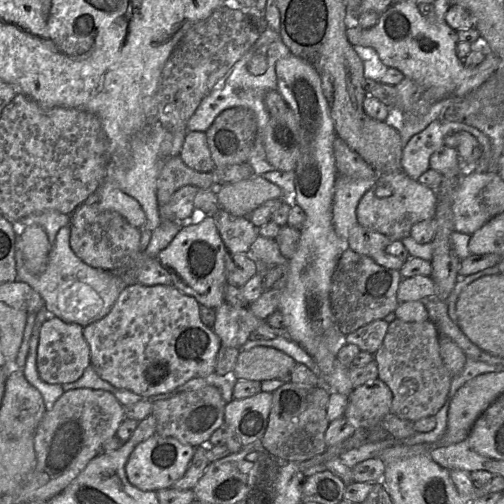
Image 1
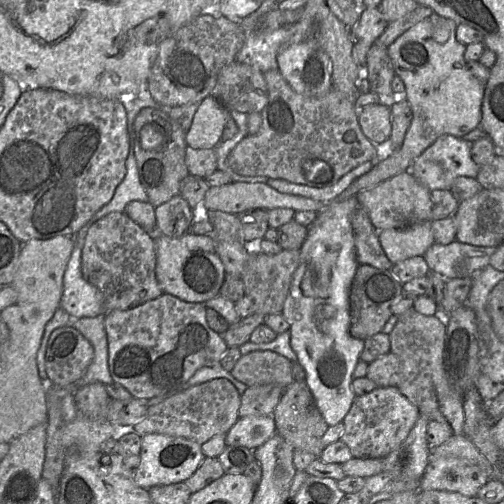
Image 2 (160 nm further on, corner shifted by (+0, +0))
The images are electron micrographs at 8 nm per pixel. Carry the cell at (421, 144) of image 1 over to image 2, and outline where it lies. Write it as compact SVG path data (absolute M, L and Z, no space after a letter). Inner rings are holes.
M450 134L441 135L405 172L410 172L430 191L451 190L456 178L476 178L478 175L480 165L470 154L472 143Z

